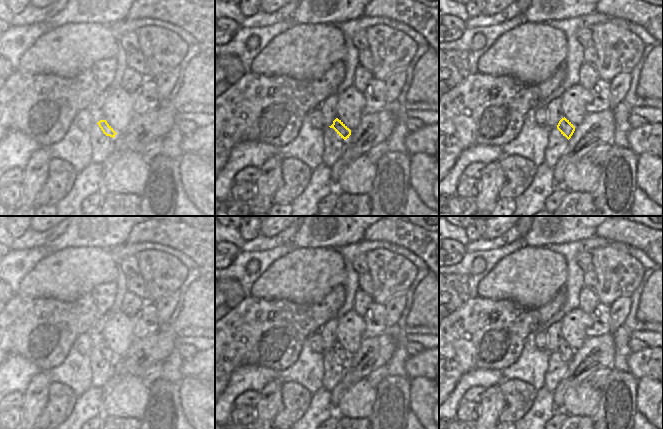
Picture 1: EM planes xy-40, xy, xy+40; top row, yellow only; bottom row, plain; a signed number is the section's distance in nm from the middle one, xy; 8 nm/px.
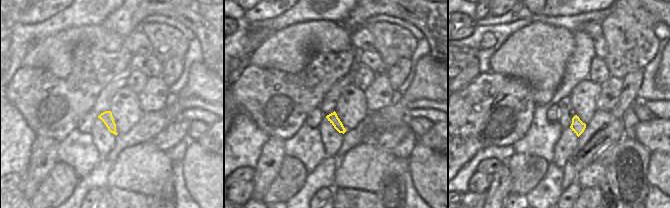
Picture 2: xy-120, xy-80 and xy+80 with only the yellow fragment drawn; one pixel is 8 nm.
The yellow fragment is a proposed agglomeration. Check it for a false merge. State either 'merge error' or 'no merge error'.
no merge error

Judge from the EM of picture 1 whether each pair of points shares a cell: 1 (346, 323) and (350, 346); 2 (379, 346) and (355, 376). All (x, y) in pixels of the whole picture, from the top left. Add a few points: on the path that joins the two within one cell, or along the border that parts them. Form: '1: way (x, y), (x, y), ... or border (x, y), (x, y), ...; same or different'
1: way (350, 329), (350, 340); same
2: way (372, 353), (356, 369); same

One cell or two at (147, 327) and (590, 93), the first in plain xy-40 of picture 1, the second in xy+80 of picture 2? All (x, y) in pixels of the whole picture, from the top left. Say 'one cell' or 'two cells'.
two cells

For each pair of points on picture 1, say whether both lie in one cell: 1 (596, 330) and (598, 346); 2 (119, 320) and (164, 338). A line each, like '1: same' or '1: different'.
1: different
2: different

